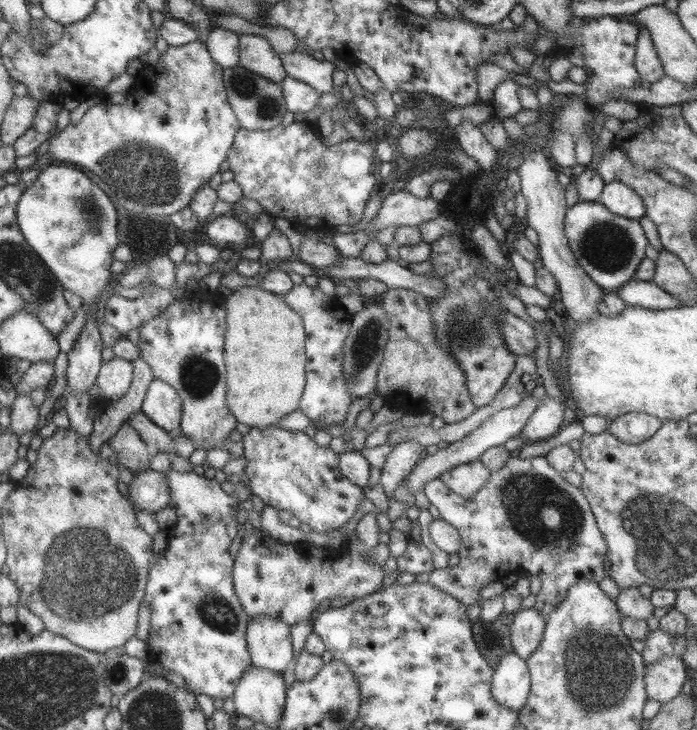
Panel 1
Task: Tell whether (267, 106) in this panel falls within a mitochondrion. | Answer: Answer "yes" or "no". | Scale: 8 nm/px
yes

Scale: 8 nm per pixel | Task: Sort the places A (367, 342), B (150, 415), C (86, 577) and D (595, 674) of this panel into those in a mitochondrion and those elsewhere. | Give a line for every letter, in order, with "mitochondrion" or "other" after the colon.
A: mitochondrion
B: other
C: mitochondrion
D: mitochondrion

